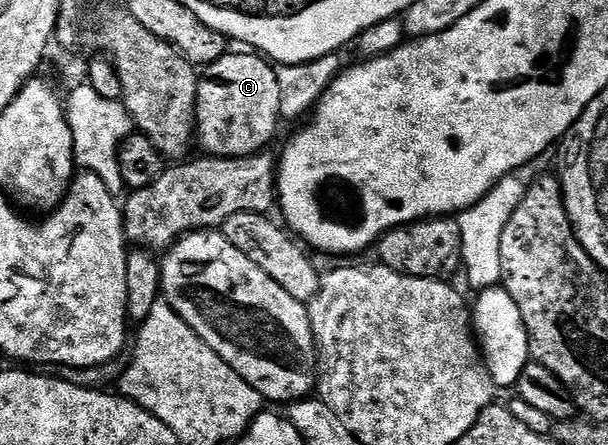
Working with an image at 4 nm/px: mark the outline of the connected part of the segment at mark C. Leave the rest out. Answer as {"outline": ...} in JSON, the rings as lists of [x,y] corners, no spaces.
{"outline":[[[229,52],[223,54],[214,64],[210,64],[203,71],[200,83],[198,84],[198,96],[196,97],[196,133],[195,137],[198,139],[198,146],[201,146],[205,155],[213,158],[245,158],[251,154],[258,154],[269,149],[268,146],[272,142],[272,137],[276,134],[276,125],[282,122],[282,117],[279,112],[279,88],[278,80],[276,79],[276,71],[273,63],[269,59],[261,56],[256,52],[244,52],[248,54],[235,54]]]}

